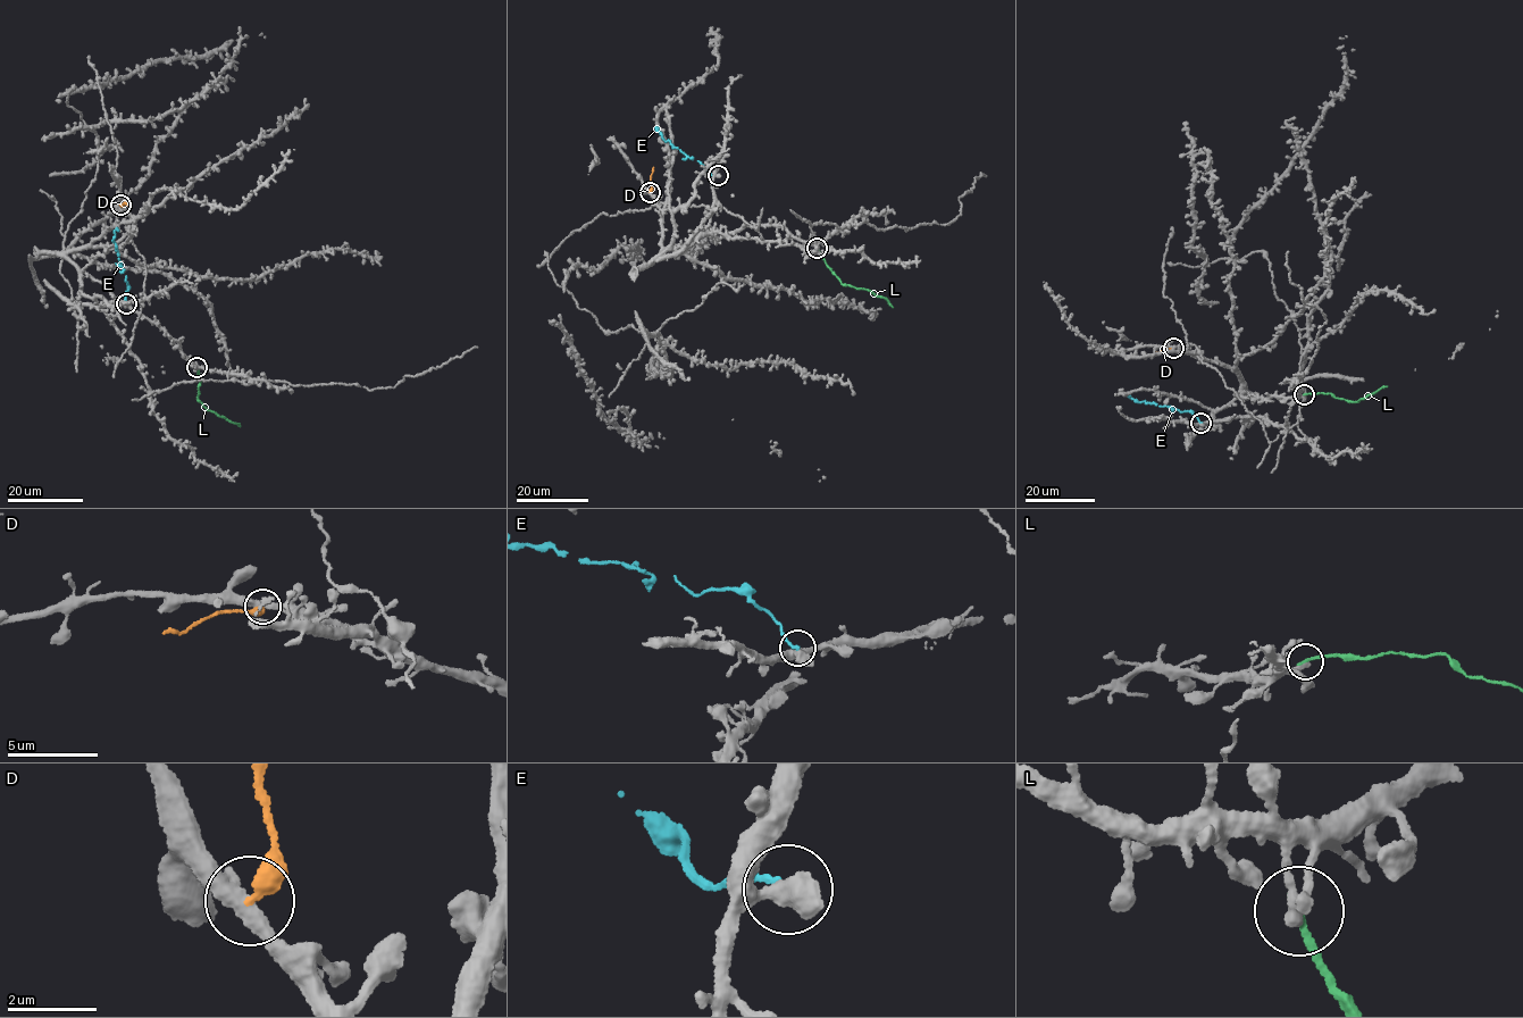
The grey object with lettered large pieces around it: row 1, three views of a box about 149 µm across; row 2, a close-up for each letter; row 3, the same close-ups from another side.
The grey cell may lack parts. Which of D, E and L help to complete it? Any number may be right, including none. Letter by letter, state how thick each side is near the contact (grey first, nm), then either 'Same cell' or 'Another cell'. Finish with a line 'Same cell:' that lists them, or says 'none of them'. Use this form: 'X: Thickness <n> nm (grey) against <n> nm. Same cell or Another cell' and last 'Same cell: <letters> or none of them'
D: Thickness 360 nm (grey) against 360 nm. Another cell
E: Thickness 550 nm (grey) against 170 nm. Another cell
L: Thickness 280 nm (grey) against 160 nm. Another cell
Same cell: none of them

